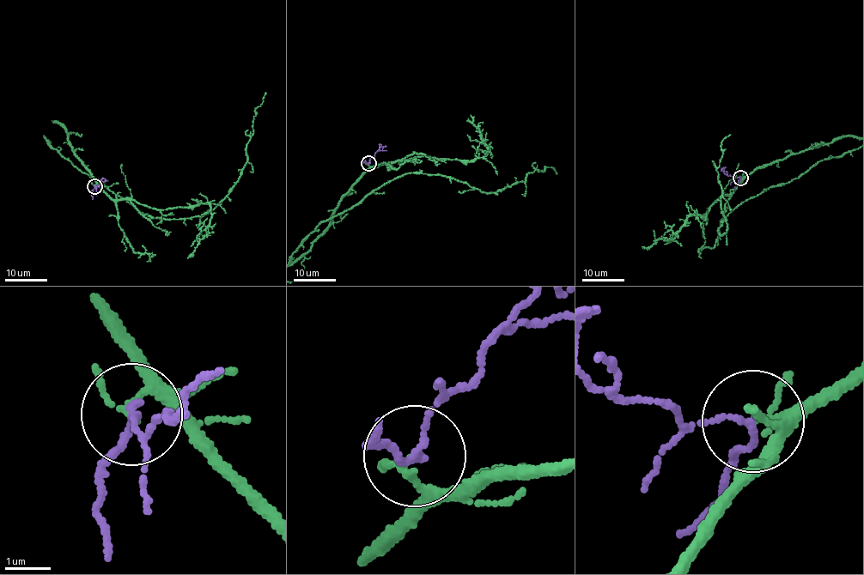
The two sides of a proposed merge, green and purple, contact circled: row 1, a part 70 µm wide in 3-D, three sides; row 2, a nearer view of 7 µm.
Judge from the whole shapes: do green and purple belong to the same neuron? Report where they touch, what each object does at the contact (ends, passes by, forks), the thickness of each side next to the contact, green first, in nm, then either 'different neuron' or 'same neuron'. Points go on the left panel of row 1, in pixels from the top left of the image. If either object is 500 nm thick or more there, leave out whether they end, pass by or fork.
at (94, 186); green passes by; purple passes by; 90 nm thick on the green side, 130 nm on the other; same neuron

